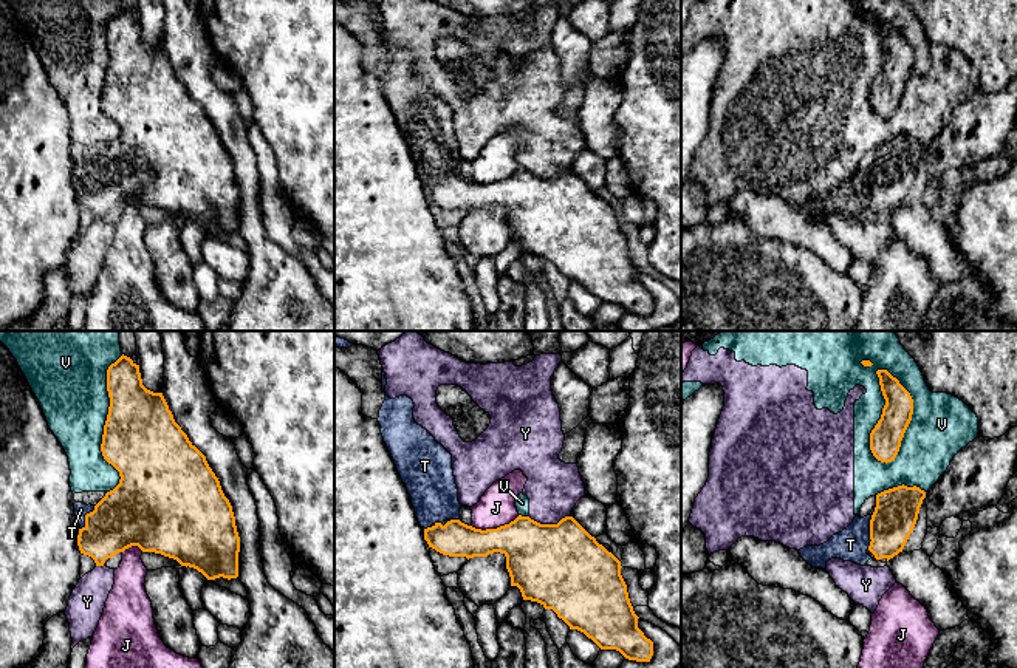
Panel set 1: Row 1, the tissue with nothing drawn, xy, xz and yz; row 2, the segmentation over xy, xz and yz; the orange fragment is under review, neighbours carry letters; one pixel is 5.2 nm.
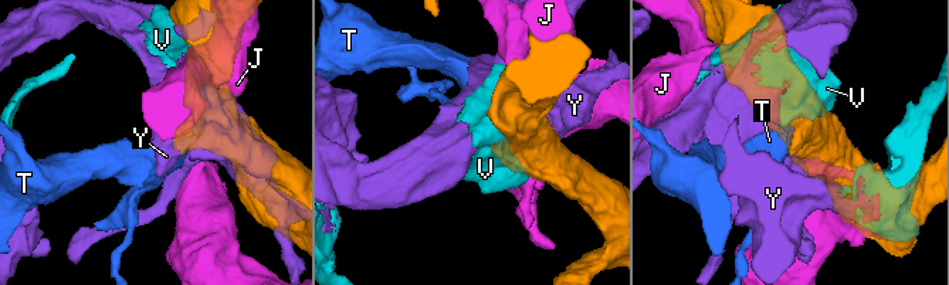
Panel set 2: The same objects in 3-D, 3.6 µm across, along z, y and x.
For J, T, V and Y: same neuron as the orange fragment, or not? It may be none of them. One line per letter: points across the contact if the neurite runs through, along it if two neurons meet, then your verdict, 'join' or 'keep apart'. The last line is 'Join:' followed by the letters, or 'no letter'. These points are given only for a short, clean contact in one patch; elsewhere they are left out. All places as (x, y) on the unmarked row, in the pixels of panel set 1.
J: keep apart
T: across yz (895, 169), (878, 186), (870, 186), (861, 187), (850, 198) | join
V: keep apart
Y: keep apart
Join: T

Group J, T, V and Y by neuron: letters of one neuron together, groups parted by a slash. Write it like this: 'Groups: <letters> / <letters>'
Groups: J / T / V Y

